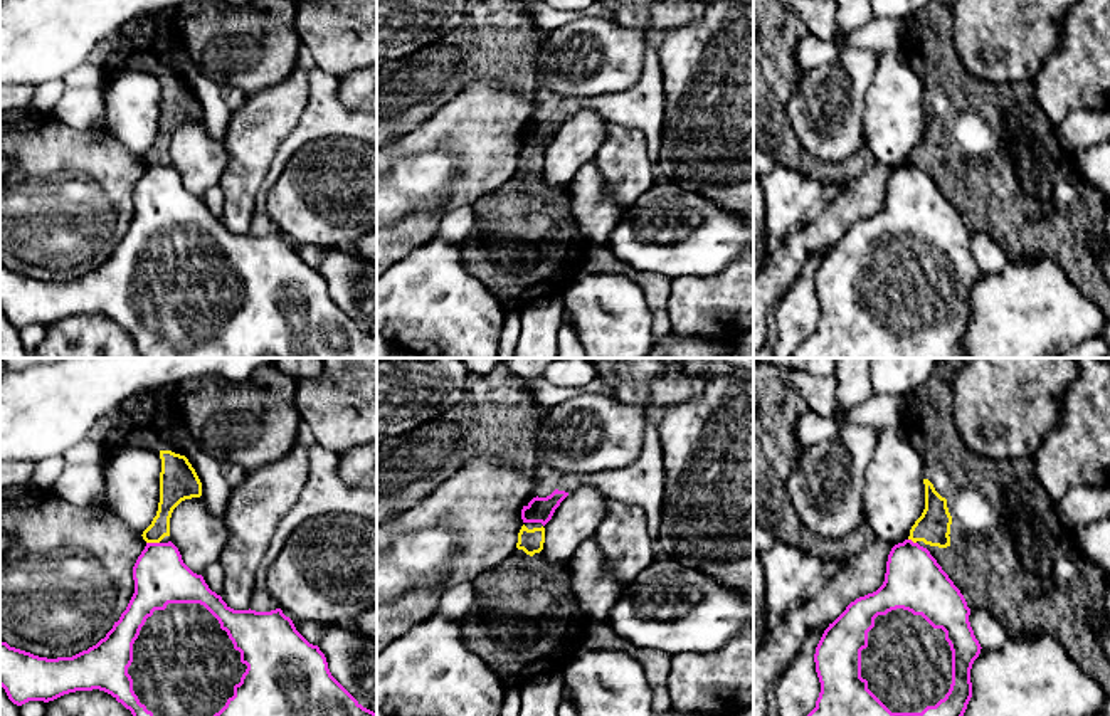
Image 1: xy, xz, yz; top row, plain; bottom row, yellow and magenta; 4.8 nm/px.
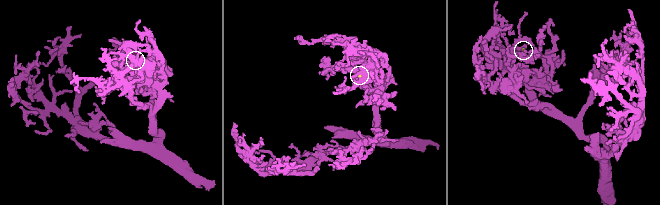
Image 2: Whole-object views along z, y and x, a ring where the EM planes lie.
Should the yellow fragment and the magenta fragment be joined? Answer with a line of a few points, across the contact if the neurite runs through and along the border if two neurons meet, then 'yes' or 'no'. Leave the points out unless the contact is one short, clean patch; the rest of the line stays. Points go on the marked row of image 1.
line xy (147, 542), (158, 543); no

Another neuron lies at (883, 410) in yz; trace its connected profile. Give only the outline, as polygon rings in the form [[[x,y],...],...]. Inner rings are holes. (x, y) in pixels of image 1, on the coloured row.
[[[873,395],[848,412],[849,422],[858,422],[873,427],[875,430],[885,427],[901,429],[903,413],[910,408],[910,397],[900,395]]]

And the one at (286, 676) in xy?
[[[146,543],[133,566],[135,593],[114,622],[113,629],[96,645],[72,657],[47,659],[10,647],[0,640],[0,686],[8,699],[22,706],[29,701],[54,701],[76,691],[99,689],[111,694],[118,703],[131,711],[133,716],[377,716],[363,708],[330,672],[325,654],[318,645],[309,644],[294,627],[293,620],[281,608],[271,612],[234,610],[220,595],[212,592],[202,575],[193,573],[182,560],[178,548],[168,543]]]

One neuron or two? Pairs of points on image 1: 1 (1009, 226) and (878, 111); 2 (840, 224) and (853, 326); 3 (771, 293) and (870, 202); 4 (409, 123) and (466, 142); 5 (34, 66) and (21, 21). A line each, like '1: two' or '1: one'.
1: two
2: two
3: one
4: two
5: one

